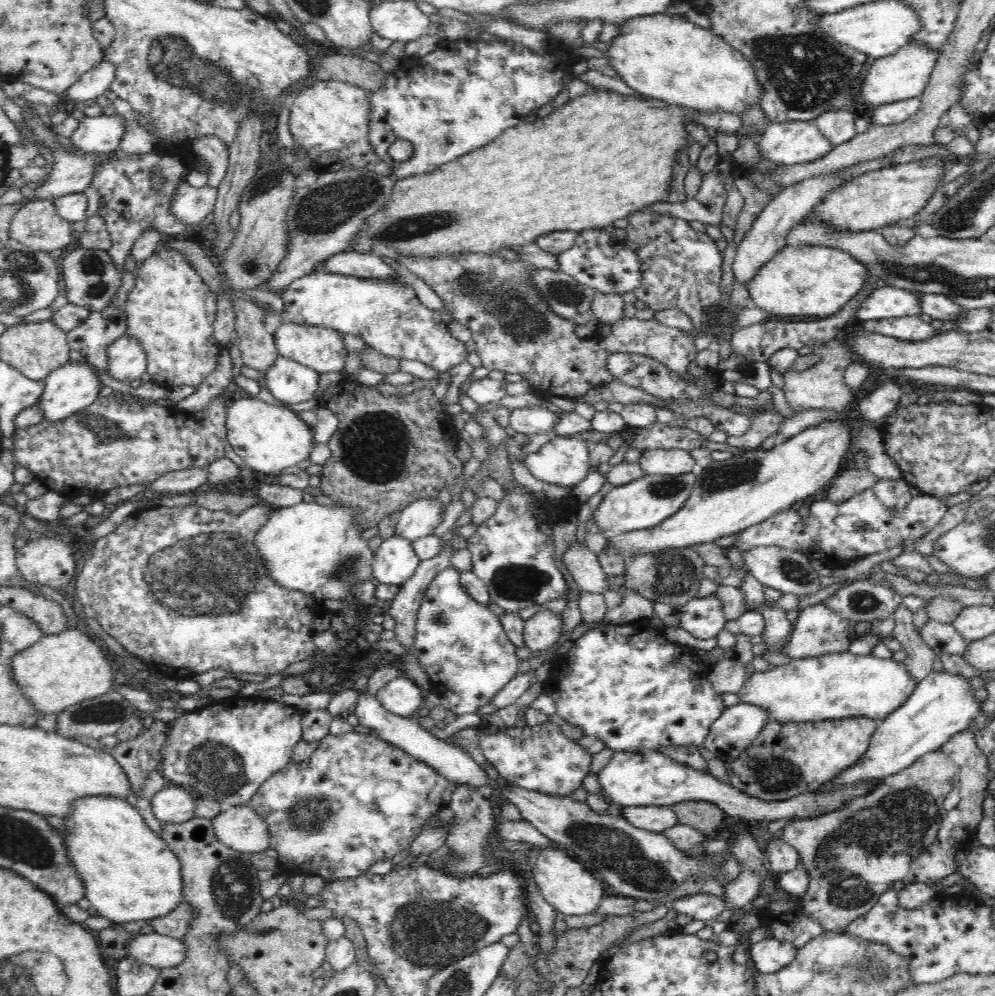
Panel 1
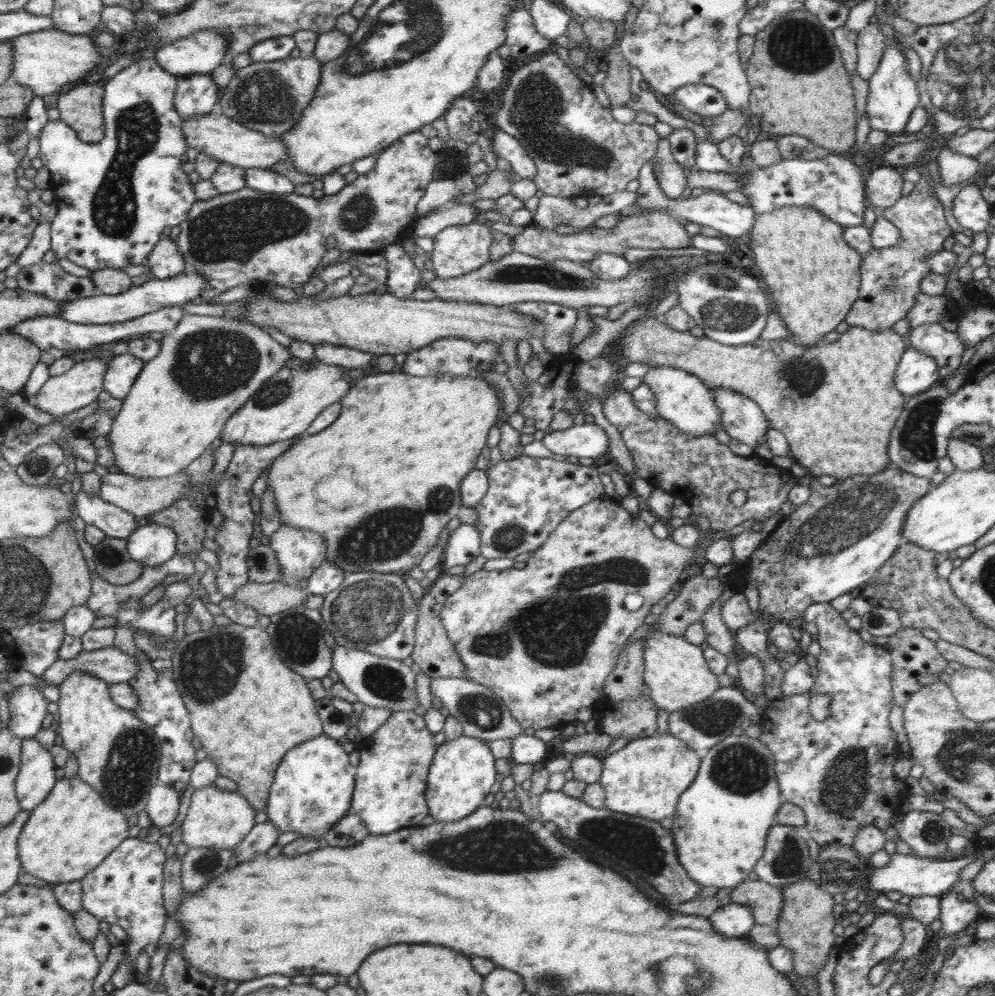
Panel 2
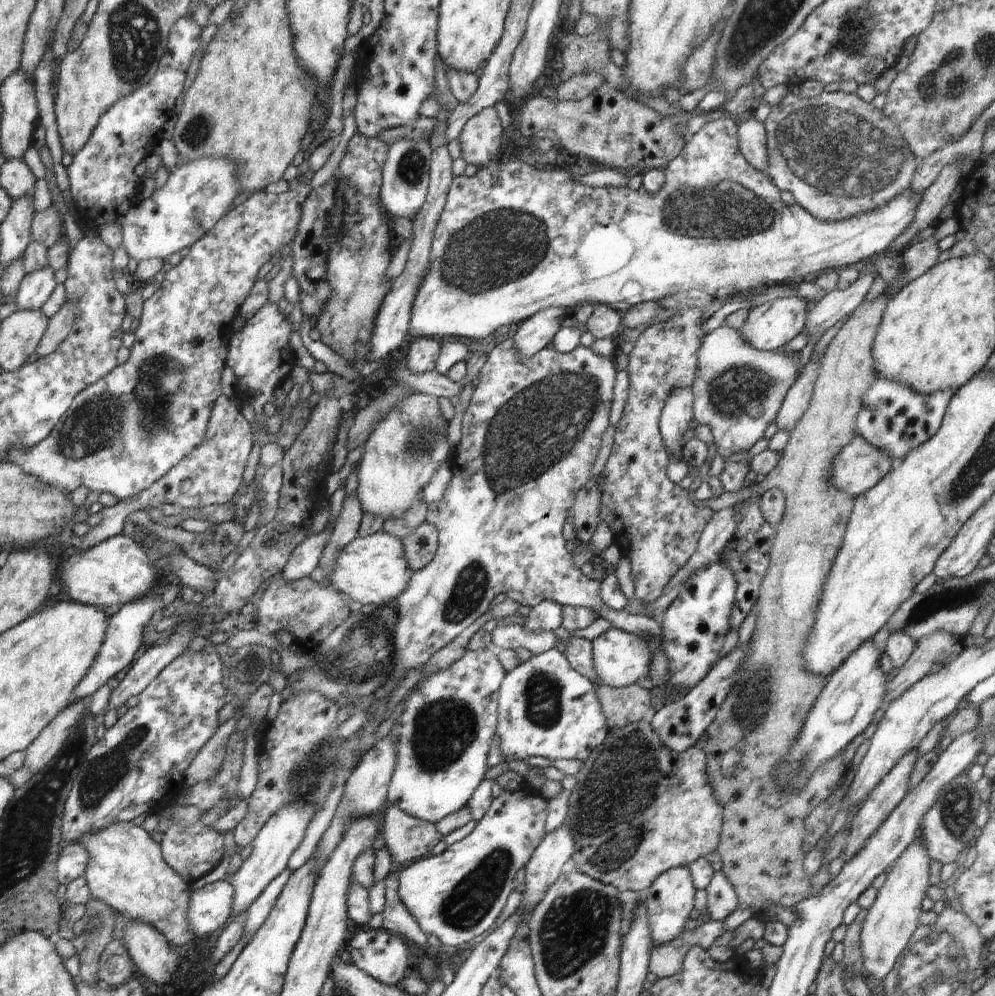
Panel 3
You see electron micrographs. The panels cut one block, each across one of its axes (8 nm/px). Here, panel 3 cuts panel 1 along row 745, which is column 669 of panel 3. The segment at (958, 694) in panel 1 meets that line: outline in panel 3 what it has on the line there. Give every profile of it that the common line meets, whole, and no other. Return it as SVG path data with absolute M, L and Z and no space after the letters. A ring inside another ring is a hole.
M686 866L675 867L656 878L643 893L647 922L649 927L649 940L652 948L668 945L676 941L686 930L686 923L690 913L695 908L695 892L690 872Z

